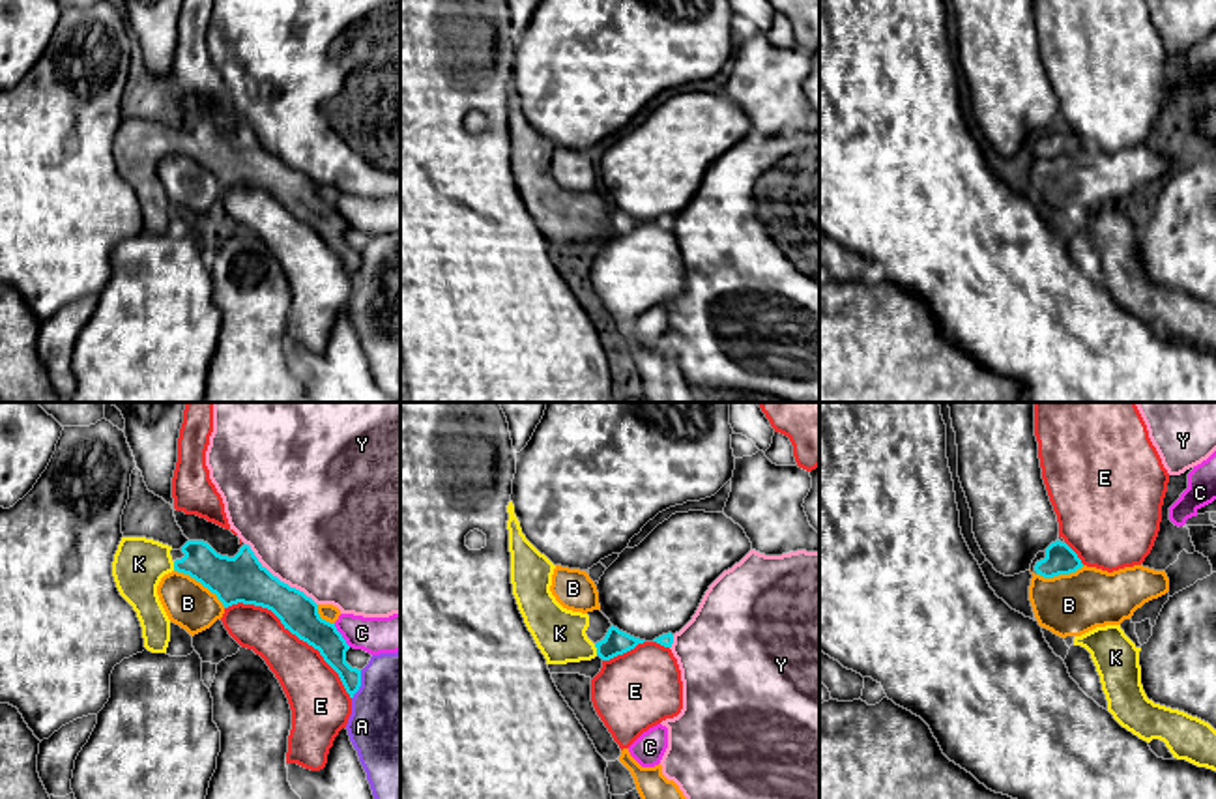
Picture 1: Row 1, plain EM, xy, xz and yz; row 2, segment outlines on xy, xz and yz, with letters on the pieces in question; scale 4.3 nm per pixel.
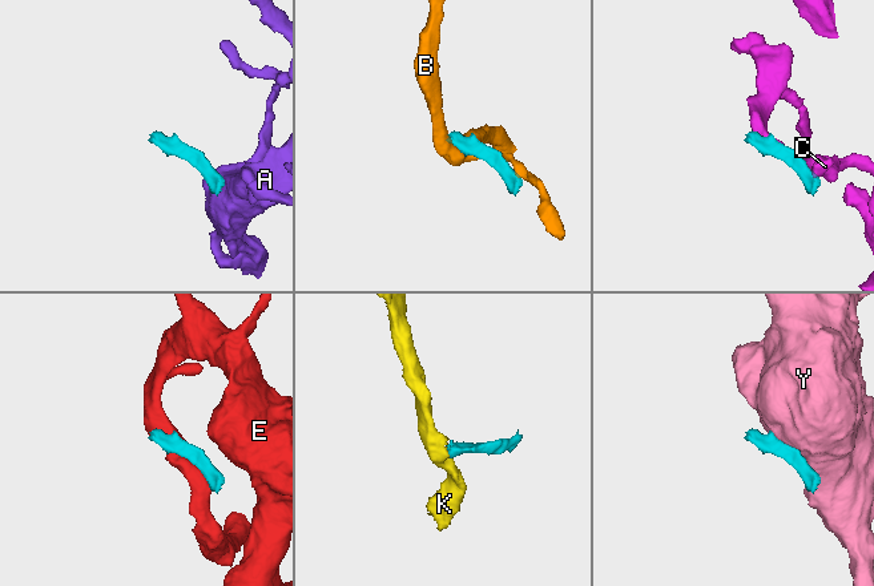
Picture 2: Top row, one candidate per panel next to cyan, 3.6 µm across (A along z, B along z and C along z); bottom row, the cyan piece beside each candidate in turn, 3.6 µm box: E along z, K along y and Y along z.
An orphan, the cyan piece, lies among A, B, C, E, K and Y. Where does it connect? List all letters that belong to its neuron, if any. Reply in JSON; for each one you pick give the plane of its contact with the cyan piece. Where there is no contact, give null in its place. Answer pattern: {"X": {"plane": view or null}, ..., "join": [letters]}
{"K": {"plane": "xz"}, "join": ["K"]}

